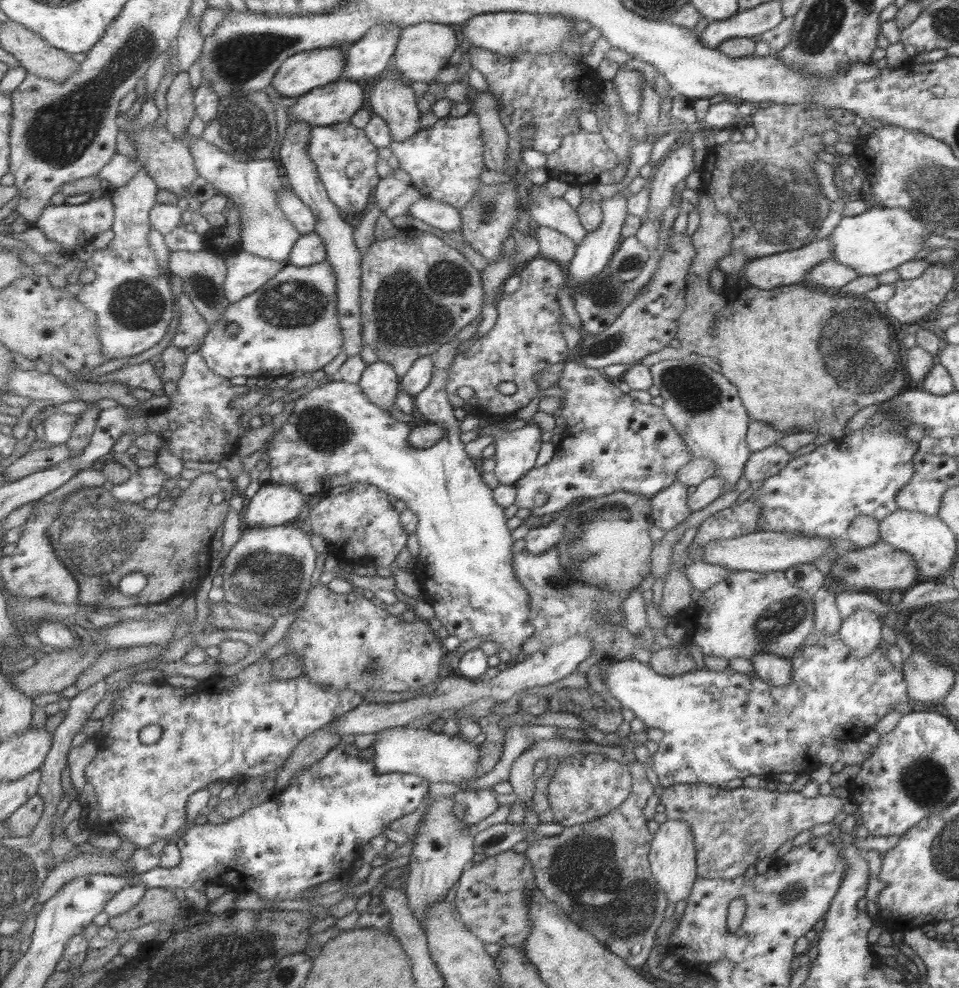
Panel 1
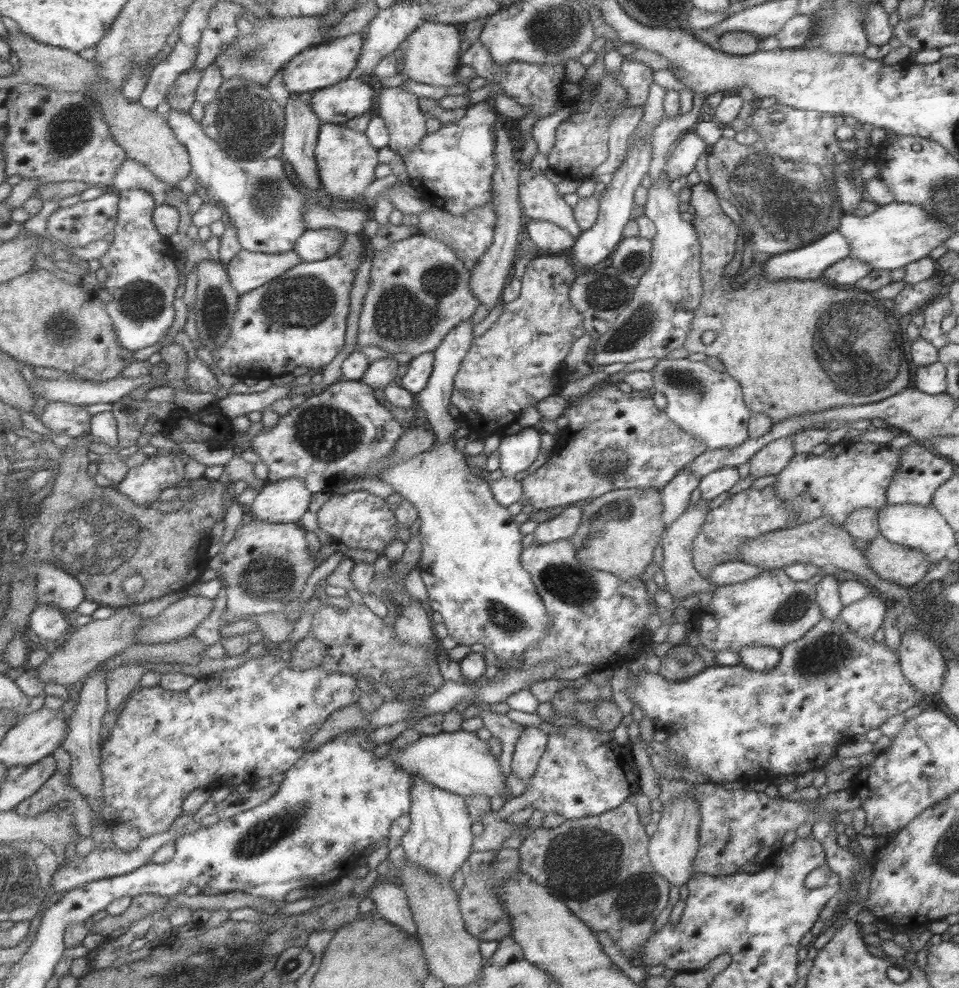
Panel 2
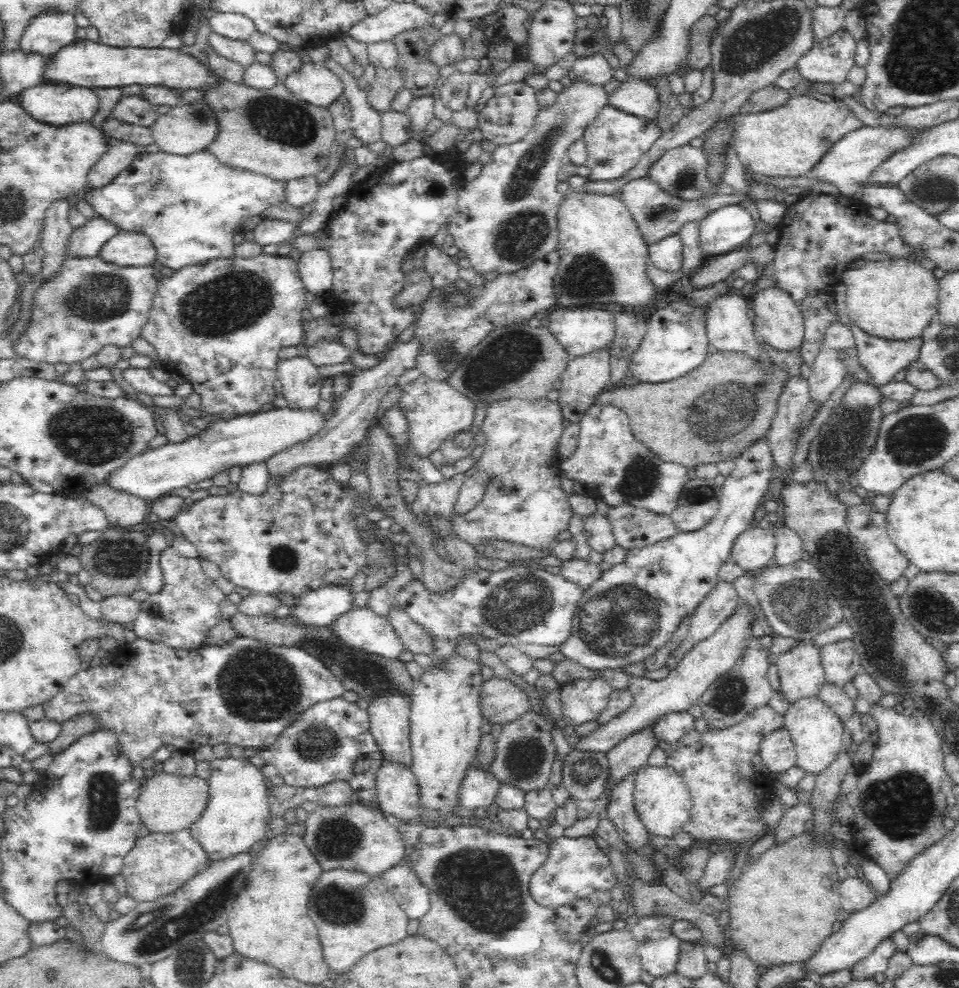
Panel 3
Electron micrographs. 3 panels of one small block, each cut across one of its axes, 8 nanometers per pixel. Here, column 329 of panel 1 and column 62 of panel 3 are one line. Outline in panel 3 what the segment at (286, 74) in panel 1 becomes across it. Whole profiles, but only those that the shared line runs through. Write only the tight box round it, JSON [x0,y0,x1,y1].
[42,39,214,89]

